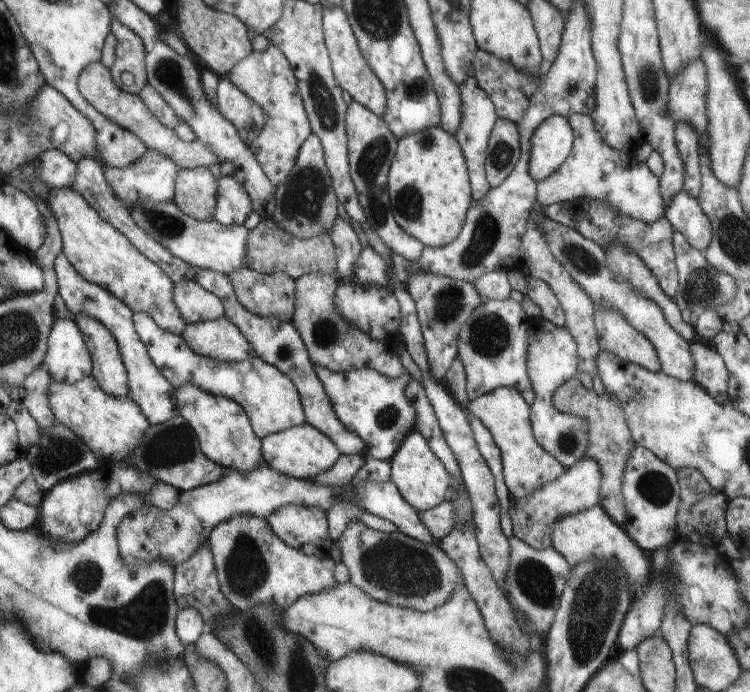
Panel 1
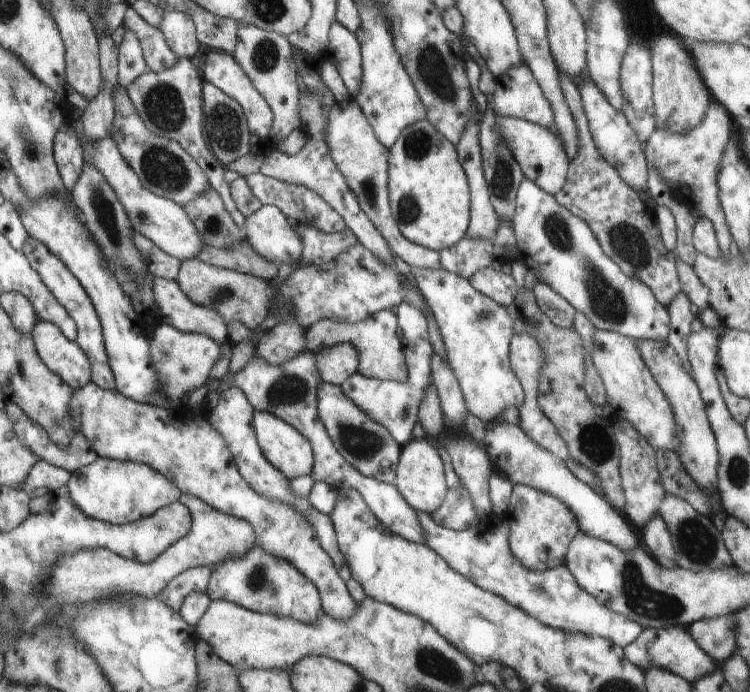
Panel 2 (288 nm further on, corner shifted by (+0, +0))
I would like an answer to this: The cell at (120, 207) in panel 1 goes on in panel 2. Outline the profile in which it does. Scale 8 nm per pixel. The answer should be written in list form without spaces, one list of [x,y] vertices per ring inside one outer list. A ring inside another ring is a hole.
[[[135,232],[135,244],[137,244],[139,252],[145,256],[145,260],[149,260],[149,270],[157,278],[179,280],[179,274],[181,274],[181,268],[183,268],[183,260],[175,258],[173,254],[167,254],[155,242],[151,242],[147,236],[143,236],[139,232]]]

